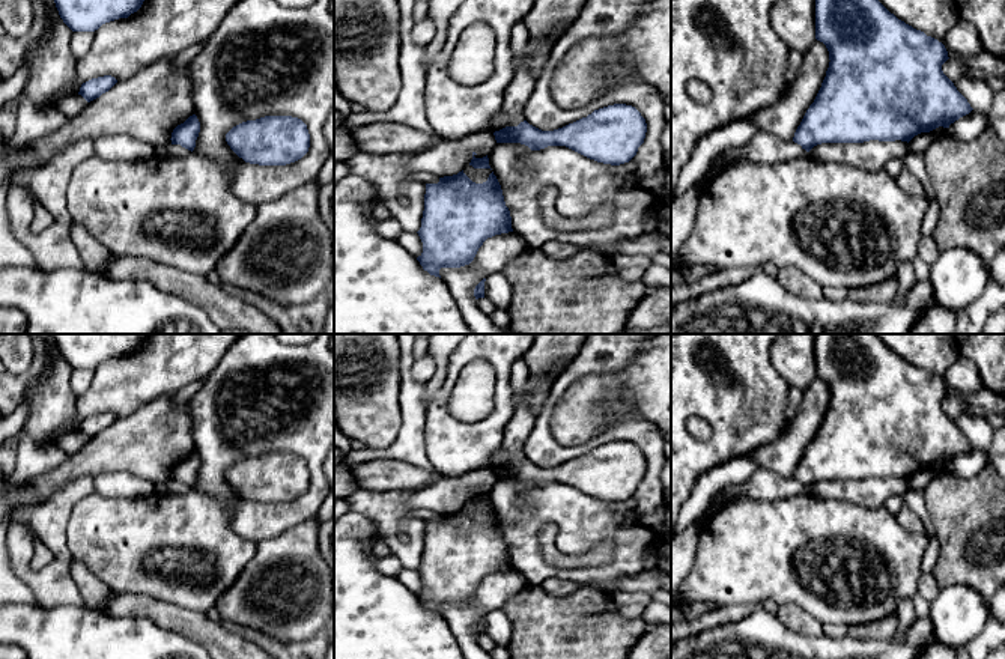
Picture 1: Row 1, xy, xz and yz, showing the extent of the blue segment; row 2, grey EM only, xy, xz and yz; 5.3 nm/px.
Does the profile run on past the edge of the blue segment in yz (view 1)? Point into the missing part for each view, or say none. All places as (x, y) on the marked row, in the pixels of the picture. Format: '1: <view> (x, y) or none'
1: none

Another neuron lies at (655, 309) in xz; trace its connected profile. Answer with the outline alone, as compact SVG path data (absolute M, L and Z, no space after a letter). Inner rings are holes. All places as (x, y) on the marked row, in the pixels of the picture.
M671 287L650 290L626 320L630 330L648 330L663 323L671 323Z

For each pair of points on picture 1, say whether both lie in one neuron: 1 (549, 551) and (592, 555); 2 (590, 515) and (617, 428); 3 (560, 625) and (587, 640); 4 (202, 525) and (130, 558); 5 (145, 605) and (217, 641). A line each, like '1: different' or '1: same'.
1: same
2: same
3: same
4: same
5: same

